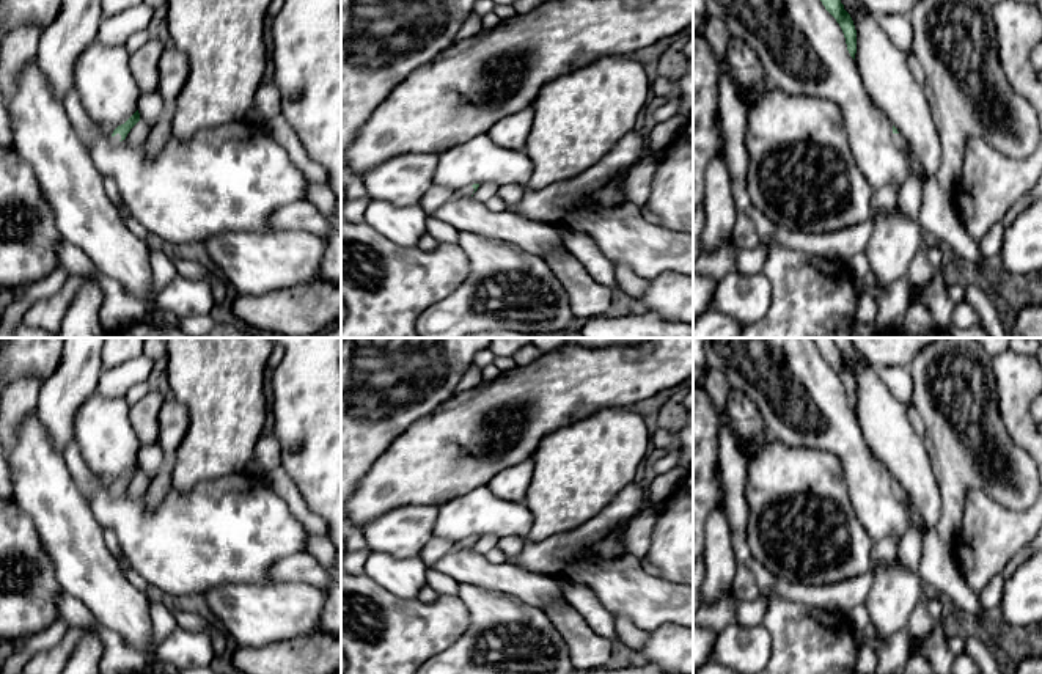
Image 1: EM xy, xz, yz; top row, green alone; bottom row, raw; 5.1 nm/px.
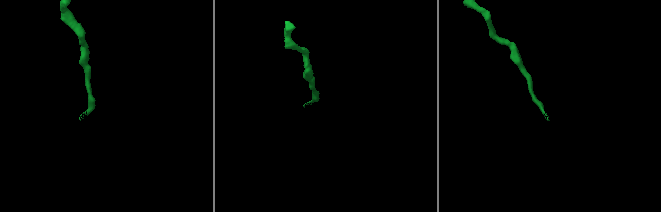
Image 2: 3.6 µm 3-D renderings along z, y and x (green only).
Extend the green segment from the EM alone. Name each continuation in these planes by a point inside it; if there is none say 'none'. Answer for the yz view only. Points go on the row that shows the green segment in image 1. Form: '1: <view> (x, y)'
1: yz (939, 217)

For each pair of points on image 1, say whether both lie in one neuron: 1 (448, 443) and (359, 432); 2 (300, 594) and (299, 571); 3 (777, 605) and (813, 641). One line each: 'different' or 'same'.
1: different
2: different
3: same

